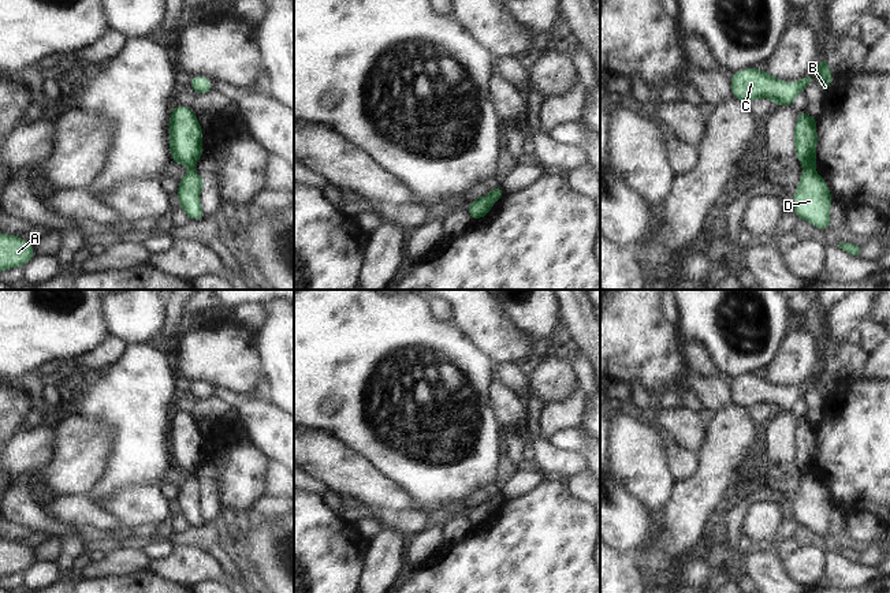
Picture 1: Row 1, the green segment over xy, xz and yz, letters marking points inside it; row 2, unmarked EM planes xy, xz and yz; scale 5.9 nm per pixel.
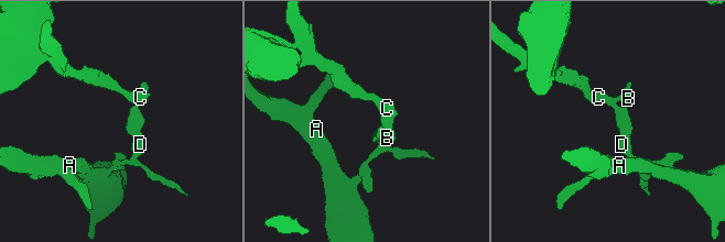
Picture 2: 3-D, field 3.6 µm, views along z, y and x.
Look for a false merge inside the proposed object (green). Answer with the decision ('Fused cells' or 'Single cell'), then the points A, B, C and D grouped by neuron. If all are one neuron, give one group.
Fused cells. Groups: A D / B C

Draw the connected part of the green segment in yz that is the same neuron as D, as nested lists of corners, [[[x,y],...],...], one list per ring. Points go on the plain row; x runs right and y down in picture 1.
[[[815,473],[804,474],[800,491],[794,495],[794,521],[820,536],[827,536],[831,511],[833,504],[826,486]]]

